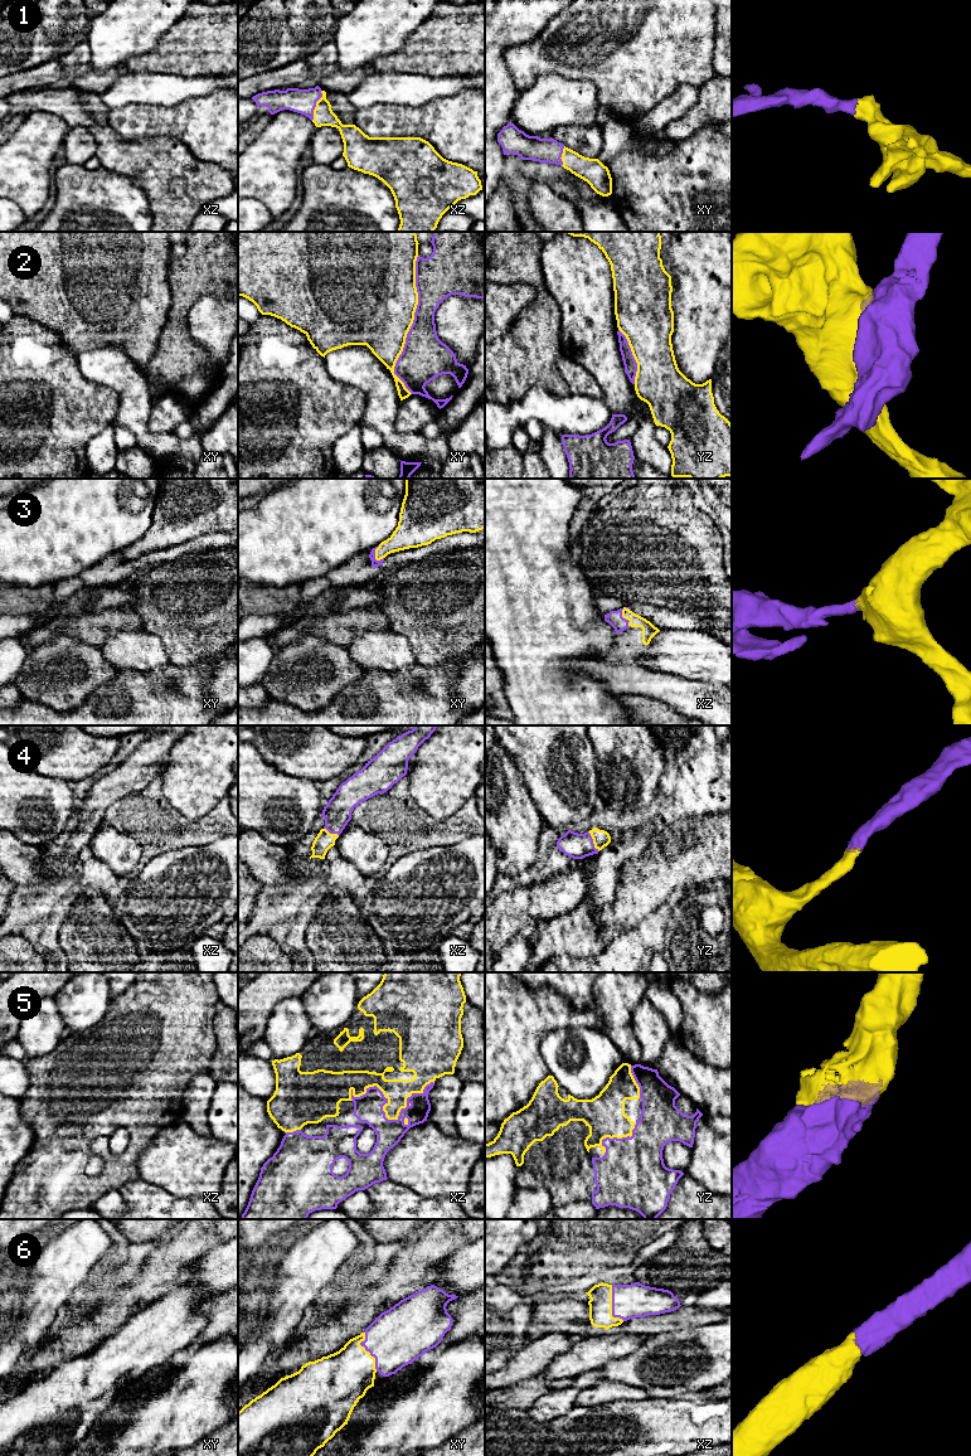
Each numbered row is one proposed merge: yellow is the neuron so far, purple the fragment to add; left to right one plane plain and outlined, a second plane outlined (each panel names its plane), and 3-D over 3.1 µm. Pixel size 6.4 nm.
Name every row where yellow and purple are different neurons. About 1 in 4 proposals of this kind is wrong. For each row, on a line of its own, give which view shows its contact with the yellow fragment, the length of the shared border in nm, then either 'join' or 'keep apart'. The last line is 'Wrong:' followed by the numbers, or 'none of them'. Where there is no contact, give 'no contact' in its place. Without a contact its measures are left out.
1: xz | 200 nm | join
2: xy | 900 nm | join
3: xz | 120 nm | join
4: yz | 140 nm | join
5: xz | 550 nm | join
6: xy | 260 nm | join
Wrong: none of them

